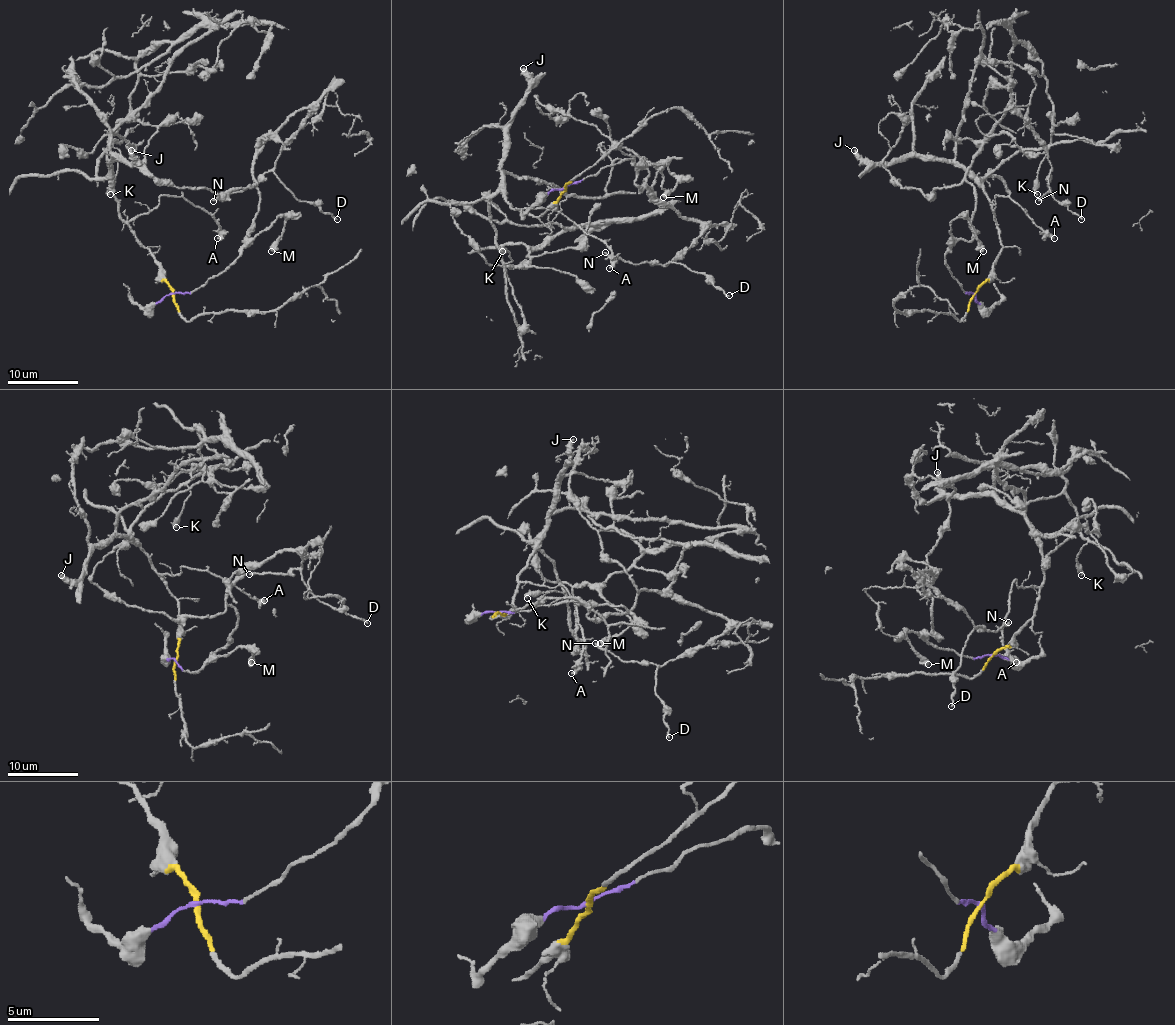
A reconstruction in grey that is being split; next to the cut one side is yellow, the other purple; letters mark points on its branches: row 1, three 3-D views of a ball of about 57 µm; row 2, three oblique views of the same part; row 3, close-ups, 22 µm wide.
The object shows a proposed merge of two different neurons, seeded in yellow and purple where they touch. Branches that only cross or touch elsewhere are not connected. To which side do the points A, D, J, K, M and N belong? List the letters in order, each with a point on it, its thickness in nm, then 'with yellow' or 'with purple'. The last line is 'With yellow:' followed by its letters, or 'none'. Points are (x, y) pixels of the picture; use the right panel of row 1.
A: at (1054, 238); 380 nm thick; with yellow
D: at (1081, 219); 190 nm thick; with purple
J: at (854, 150); 420 nm thick; with yellow
K: at (1037, 194); 190 nm thick; with yellow
M: at (983, 251); 440 nm thick; with purple
N: at (1038, 201); 240 nm thick; with purple
With yellow: A, J, K

